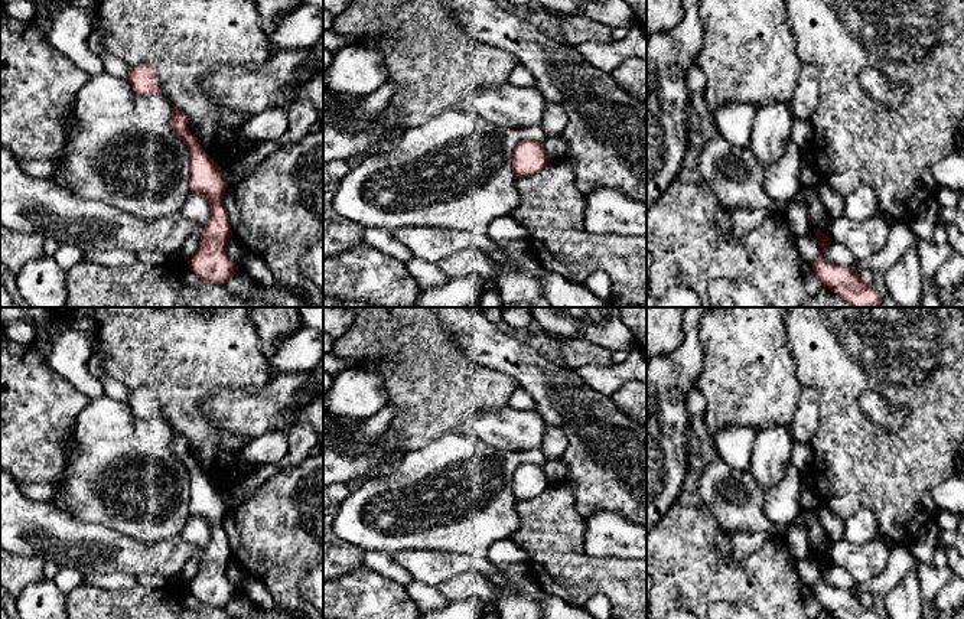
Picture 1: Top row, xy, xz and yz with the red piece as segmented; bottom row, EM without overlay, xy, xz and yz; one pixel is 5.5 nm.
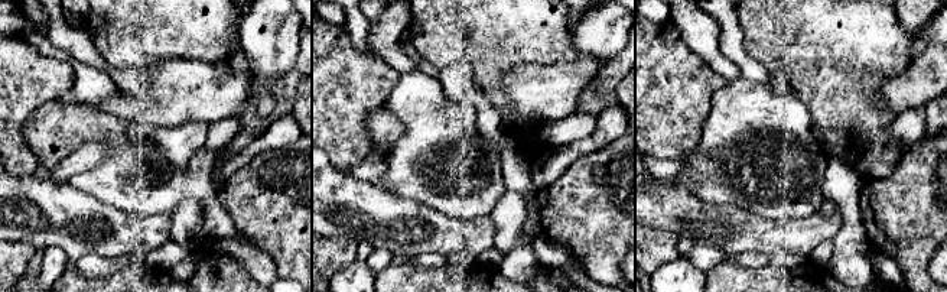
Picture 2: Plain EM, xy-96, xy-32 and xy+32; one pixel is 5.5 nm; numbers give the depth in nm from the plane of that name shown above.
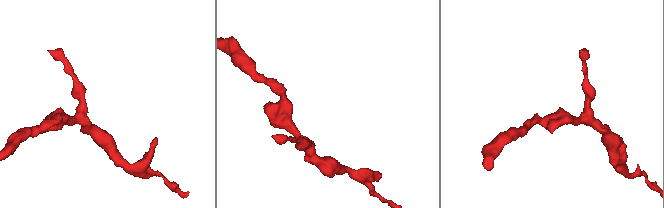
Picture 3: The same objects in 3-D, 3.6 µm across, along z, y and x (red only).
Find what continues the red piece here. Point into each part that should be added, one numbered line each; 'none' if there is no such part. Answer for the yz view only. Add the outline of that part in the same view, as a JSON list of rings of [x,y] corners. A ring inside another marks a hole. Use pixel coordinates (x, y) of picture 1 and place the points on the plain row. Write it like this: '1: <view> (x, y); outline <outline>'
none

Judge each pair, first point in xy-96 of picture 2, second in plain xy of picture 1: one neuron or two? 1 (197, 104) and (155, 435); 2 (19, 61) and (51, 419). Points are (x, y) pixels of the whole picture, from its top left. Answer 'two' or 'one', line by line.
1: two
2: one

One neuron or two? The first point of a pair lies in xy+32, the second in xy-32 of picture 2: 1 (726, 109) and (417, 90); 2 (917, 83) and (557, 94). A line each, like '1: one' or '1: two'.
1: one
2: one

